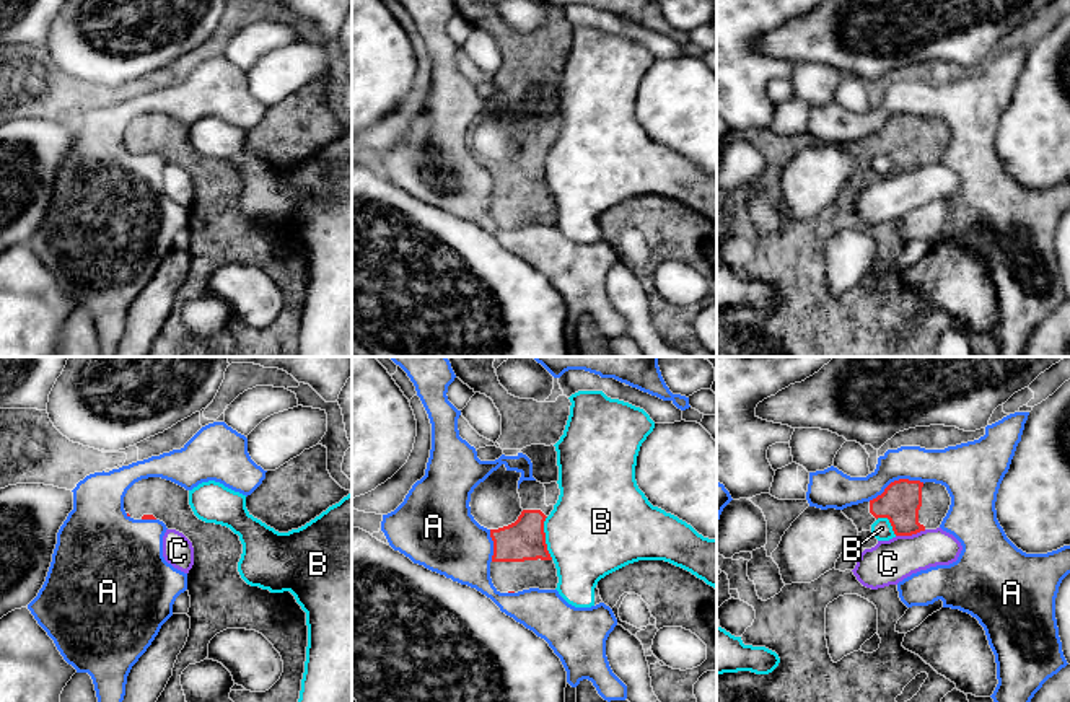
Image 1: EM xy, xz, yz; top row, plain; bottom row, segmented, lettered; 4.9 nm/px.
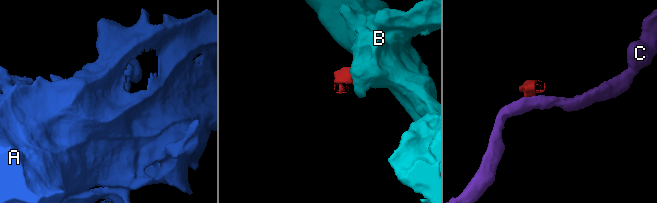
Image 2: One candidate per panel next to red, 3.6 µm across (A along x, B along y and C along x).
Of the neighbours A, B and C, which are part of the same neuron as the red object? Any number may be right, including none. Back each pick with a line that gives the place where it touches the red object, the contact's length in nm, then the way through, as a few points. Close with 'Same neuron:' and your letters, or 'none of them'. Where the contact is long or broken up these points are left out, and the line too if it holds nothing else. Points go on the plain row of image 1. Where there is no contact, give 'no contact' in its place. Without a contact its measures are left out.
Same neuron: none of them

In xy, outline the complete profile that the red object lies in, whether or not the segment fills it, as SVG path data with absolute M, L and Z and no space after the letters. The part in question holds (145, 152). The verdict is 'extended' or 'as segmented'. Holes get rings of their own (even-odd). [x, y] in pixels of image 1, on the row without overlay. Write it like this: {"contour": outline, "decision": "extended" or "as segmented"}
{"contour": "M148 112L135 117L124 132L124 145L134 155L160 155L168 165L182 168L194 182L194 200L187 208L187 226L191 231L189 272L178 290L164 326L153 340L148 357L217 357L207 349L191 345L181 321L181 309L189 300L200 298L208 292L210 275L226 264L246 264L262 269L283 296L280 314L265 327L231 326L230 334L236 340L231 357L298 357L298 334L305 308L308 261L306 248L290 226L270 228L248 220L239 207L238 197L243 189L239 171L230 163L199 155L189 140L189 125L161 114Z", "decision": "extended"}

